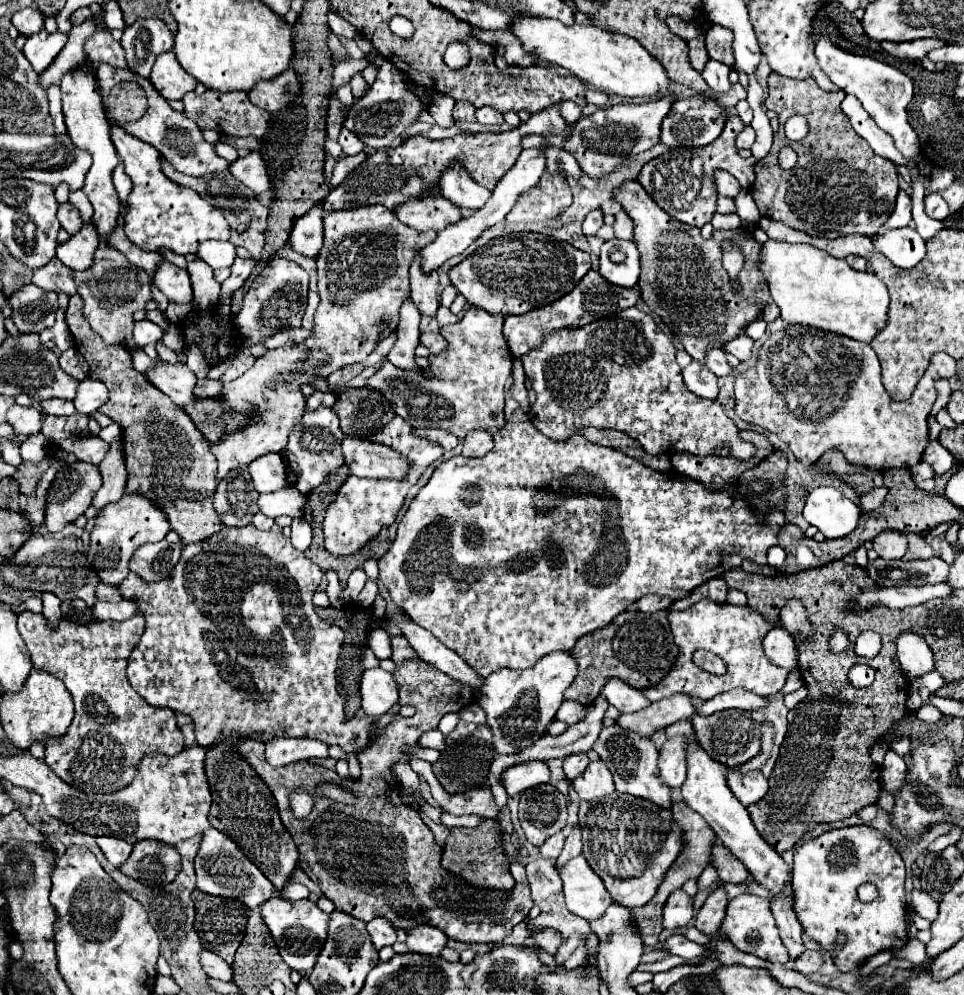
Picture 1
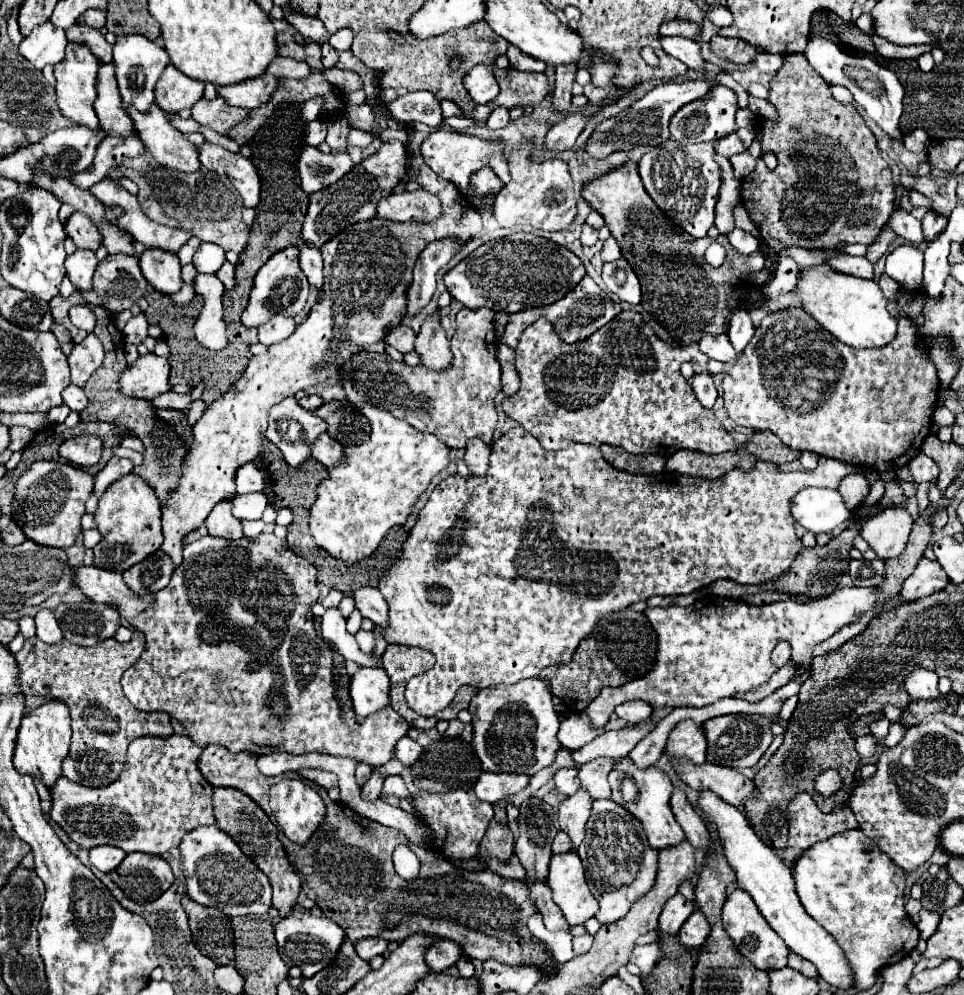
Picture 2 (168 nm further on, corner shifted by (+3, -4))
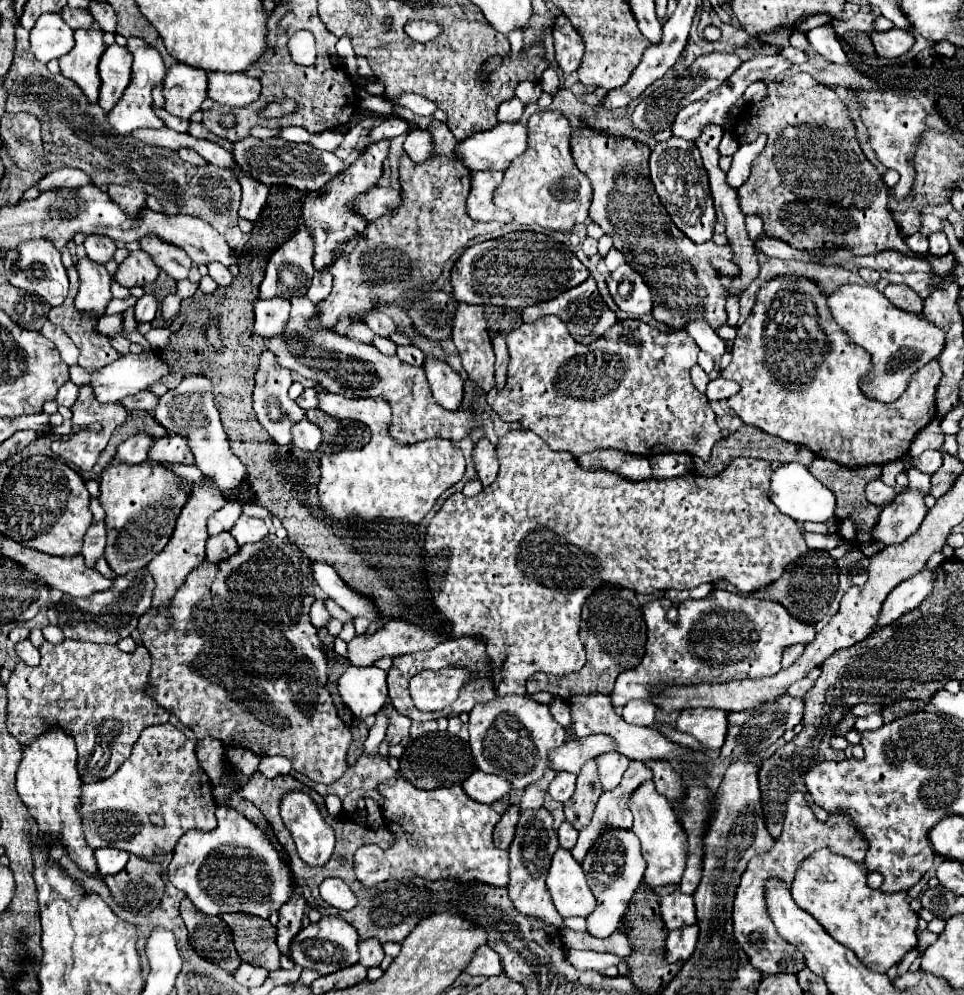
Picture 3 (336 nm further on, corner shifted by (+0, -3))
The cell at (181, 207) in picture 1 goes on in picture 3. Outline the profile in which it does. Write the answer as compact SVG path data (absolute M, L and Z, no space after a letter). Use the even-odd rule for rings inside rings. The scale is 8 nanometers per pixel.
M107 46L107 50L101 56L99 62L99 74L101 74L101 94L99 94L99 106L103 106L105 112L109 112L123 96L125 88L131 80L131 54L125 46Z

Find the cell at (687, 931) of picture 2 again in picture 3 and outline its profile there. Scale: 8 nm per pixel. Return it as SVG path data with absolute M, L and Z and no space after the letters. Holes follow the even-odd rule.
M697 926L671 930L667 934L667 940L665 940L665 962L671 964L671 962L687 960L693 954L693 950L695 950L697 934L699 934Z

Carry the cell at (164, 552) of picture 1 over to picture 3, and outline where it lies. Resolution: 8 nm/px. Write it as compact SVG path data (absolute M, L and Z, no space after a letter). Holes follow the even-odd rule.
M143 568L135 574L117 576L109 590L91 594L89 598L73 598L69 594L63 594L59 602L49 606L47 618L49 618L49 624L61 628L65 638L69 640L117 644L121 638L131 636L131 632L137 628L139 618L149 610L153 586L155 582L151 582L151 574L147 574L147 570Z

